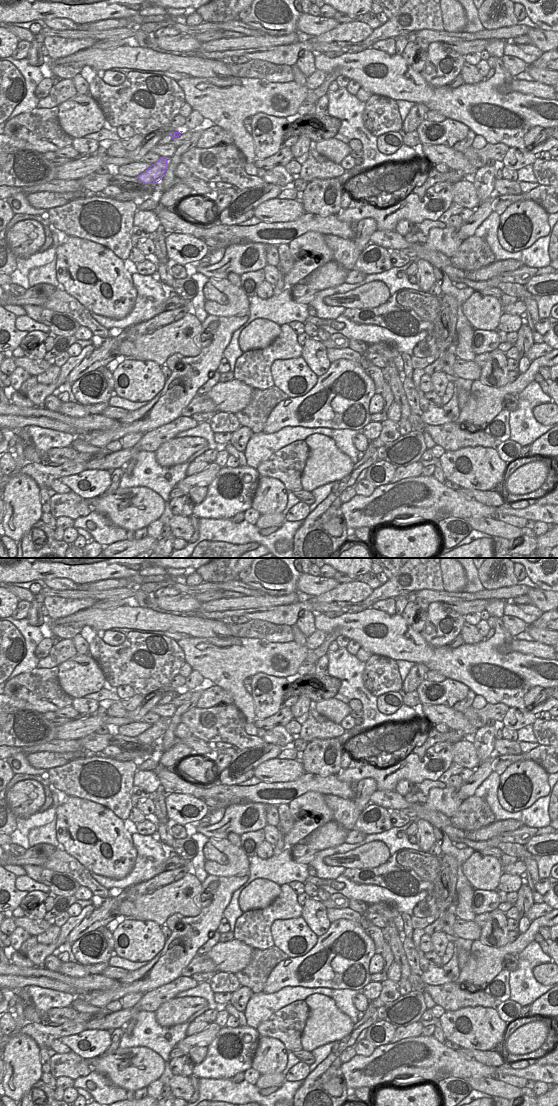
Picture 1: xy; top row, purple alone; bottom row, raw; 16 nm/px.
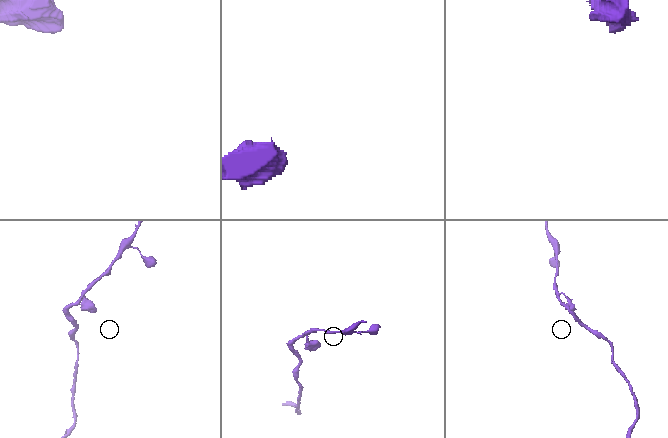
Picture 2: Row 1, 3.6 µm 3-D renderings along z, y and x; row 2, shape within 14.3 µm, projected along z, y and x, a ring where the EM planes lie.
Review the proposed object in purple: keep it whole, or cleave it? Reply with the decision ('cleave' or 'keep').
keep

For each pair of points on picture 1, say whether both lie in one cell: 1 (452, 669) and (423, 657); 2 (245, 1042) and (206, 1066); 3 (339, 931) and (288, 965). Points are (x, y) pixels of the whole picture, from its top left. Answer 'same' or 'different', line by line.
1: same
2: same
3: same

